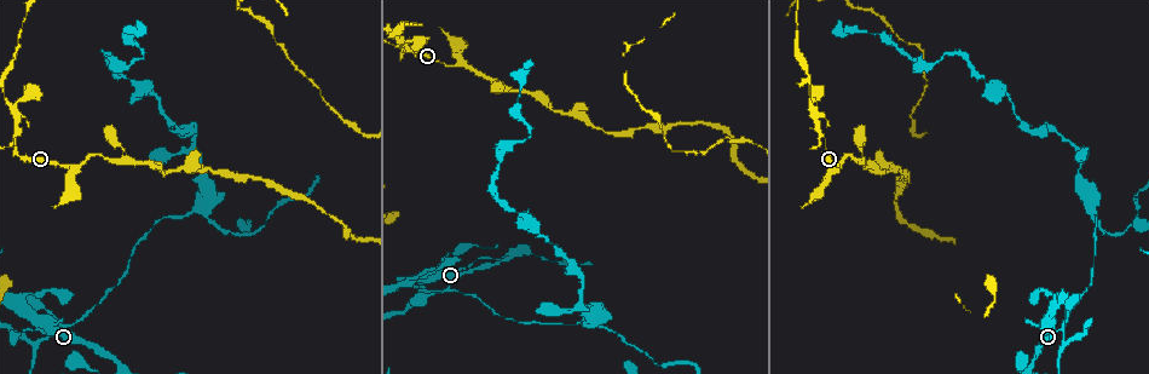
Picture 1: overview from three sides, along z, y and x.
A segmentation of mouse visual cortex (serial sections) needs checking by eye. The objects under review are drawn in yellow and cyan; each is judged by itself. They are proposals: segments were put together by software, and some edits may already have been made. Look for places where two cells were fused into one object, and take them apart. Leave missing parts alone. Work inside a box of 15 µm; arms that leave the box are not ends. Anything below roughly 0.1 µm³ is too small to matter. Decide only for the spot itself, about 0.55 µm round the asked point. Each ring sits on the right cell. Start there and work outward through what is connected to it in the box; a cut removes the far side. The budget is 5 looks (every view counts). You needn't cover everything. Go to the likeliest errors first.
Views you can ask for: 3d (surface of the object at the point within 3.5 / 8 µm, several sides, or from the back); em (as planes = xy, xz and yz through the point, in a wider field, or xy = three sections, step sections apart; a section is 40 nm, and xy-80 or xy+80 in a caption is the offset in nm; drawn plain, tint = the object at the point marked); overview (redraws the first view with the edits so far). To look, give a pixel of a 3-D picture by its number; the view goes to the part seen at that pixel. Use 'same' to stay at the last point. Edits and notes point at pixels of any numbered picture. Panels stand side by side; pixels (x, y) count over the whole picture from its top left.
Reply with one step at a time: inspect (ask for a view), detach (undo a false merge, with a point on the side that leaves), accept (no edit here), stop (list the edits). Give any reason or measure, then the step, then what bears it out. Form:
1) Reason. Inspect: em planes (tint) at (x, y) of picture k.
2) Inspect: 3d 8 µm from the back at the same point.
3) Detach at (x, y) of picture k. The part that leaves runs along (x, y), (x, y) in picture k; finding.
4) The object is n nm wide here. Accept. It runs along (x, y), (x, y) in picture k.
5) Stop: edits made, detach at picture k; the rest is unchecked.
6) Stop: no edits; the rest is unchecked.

Thin arm on a thick one. Inspect: 3d 3.5 µm at (195, 209) of picture 1.

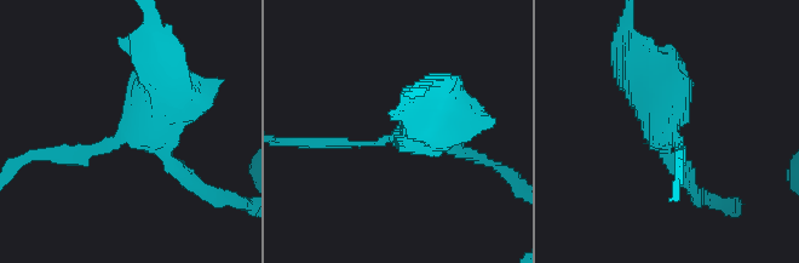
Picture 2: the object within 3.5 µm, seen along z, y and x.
Need the tissue. Inspect: em xy step 3 (tint) at (132, 130) of picture 2.

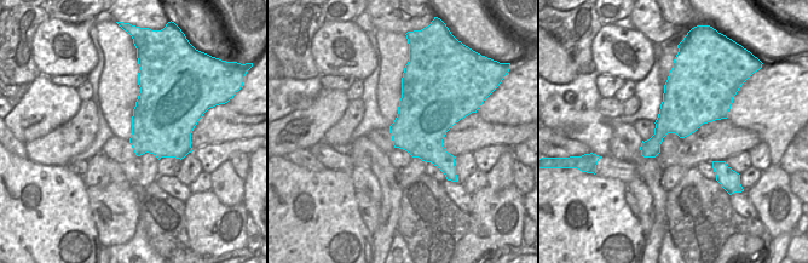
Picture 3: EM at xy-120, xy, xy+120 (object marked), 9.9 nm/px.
The arms are 150, 200, 600 nm wide. Accept. It runs along (59, 154), (119, 139), (167, 91), (164, 69) in picture 2; continuous, no second cell.

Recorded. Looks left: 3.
Abrupt turn. Inspect: 3d 3.5 µm at (819, 143) of picture 1.

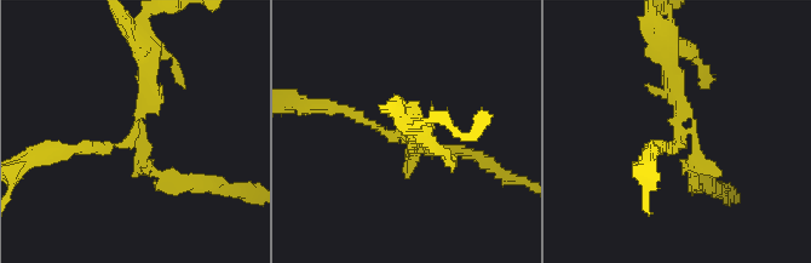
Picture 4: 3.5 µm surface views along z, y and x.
3 arms meet here; the arms are 100, 150, 200 nm wide. Inspect: em xy step 5 (tint) at (693, 134) of picture 4.

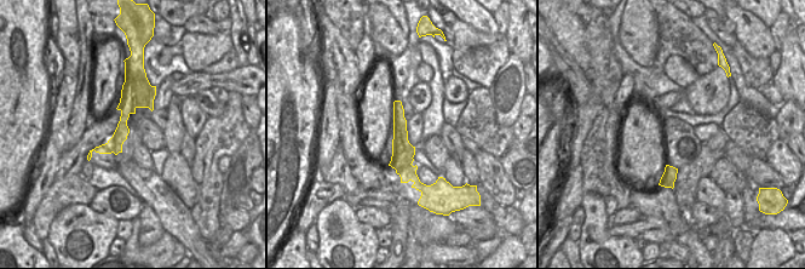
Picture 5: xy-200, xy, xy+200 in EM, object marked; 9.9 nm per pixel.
Detach at (689, 56) of picture 4. The part that leaves runs along (674, 96), (665, 33) in picture 4; a second cell is stuck on.

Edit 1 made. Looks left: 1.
Stop: edits made, detach at picture 4; the rest is unchecked.

